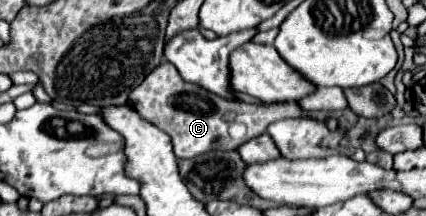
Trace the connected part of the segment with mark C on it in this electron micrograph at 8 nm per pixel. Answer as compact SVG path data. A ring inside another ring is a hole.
M163 60L145 80L129 94L129 106L147 122L163 130L171 136L173 152L177 158L193 158L209 150L237 150L241 144L245 144L251 138L257 138L265 132L265 128L271 122L277 122L281 118L293 118L303 116L301 108L293 102L285 104L269 104L269 106L253 106L245 102L227 102L221 100L205 90L201 90L195 84L183 82L179 78L179 72L173 64ZM233 124L245 126L245 136L231 138L229 128Z

